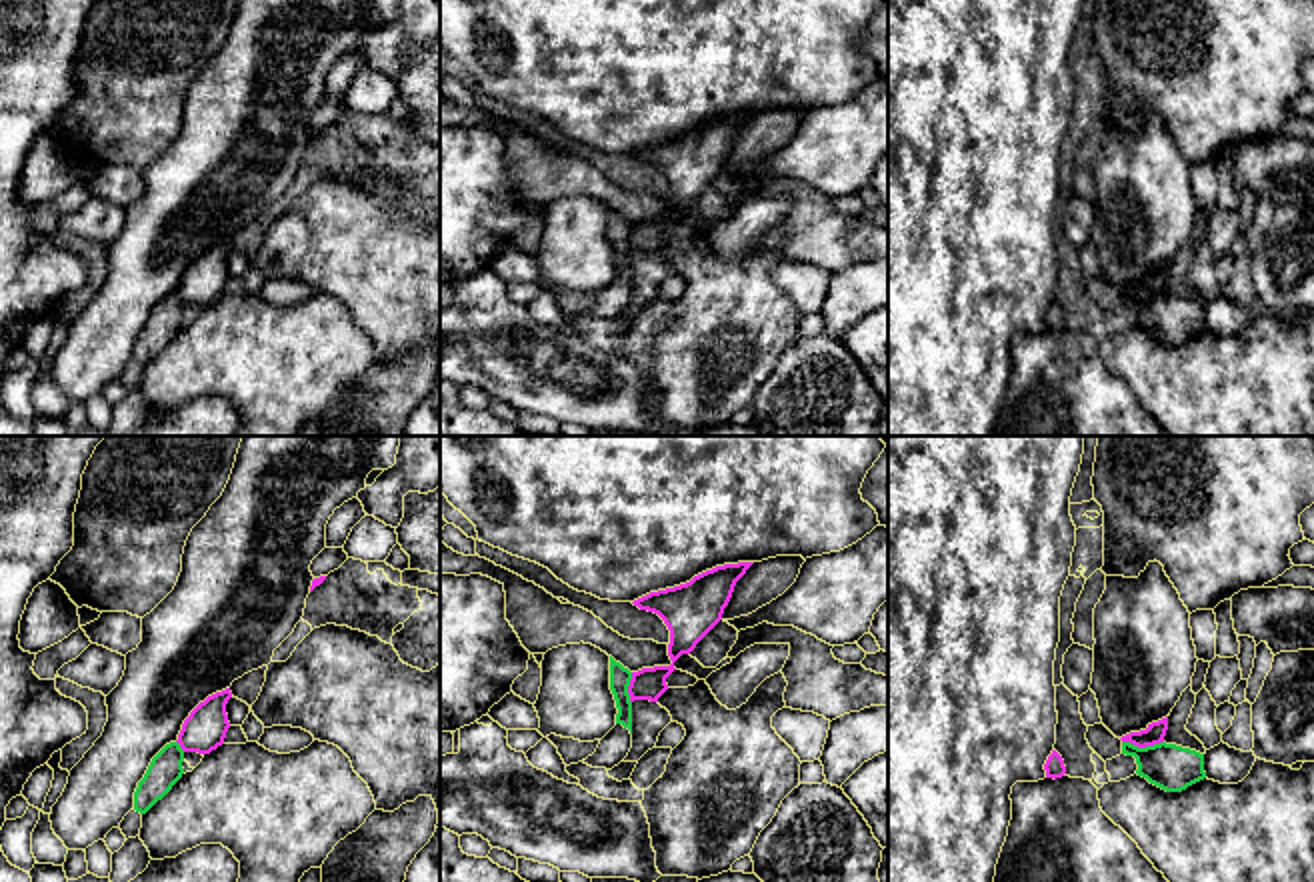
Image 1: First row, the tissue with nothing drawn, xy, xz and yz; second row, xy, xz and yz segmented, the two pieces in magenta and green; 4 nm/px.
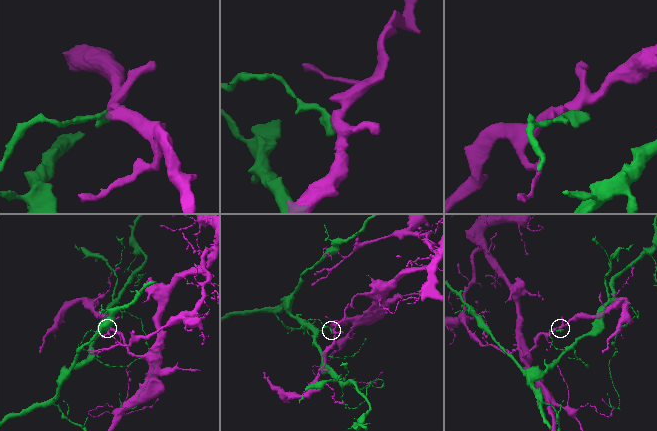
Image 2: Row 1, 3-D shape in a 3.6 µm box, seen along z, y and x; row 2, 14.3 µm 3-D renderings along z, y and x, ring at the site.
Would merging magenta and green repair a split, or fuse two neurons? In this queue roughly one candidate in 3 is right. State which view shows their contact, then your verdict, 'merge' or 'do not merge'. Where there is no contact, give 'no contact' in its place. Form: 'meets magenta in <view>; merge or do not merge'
meets magenta in yz; do not merge

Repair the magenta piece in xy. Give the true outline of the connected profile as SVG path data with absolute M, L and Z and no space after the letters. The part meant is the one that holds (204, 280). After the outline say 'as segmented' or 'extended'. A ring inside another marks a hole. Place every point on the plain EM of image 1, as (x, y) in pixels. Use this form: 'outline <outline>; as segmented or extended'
outline M230 240L208 248L184 272L178 296L184 304L210 306L224 296L230 280L226 256L232 250Z; as segmented

